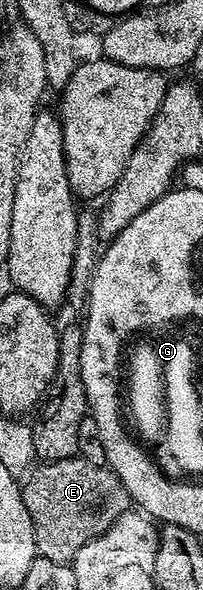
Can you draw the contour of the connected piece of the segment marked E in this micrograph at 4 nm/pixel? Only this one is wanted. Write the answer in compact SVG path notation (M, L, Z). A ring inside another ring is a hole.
M79 456L57 462L44 462L38 466L27 475L28 483L24 482L22 486L26 512L30 512L30 524L34 524L36 553L46 560L71 563L76 554L86 548L86 544L90 544L90 540L102 536L102 532L106 532L106 528L110 528L110 524L114 524L118 516L129 513L128 493L115 472L107 466L90 464Z

